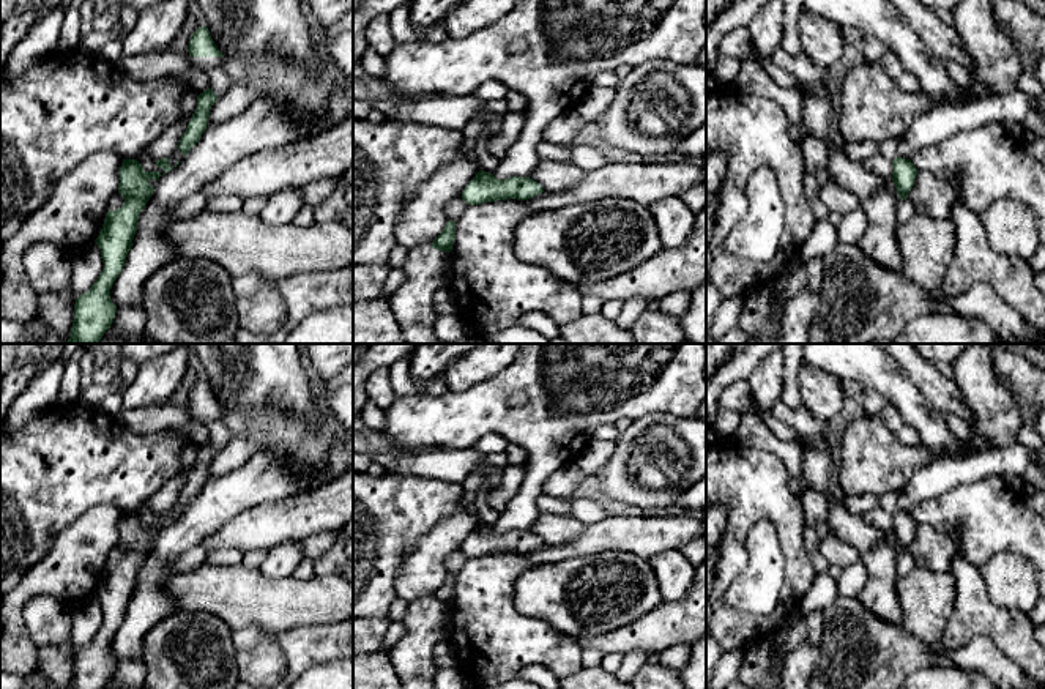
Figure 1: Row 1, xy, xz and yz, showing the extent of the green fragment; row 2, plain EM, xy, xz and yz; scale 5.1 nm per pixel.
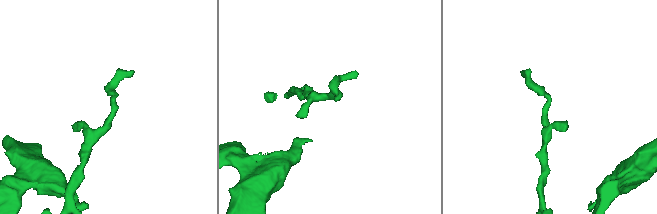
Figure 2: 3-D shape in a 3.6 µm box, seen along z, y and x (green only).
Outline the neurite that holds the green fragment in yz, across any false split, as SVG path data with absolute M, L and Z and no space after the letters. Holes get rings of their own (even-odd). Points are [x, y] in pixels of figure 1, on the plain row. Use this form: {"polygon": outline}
{"polygon": "M898 509L892 514L892 519L894 519L892 533L895 542L898 546L900 553L905 553L914 539L919 523L909 512Z"}

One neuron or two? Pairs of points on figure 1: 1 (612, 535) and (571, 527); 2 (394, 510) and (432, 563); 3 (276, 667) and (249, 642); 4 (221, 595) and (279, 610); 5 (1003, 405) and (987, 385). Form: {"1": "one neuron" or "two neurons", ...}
{"1": "two neurons", "2": "two neurons", "3": "two neurons", "4": "one neuron", "5": "one neuron"}

